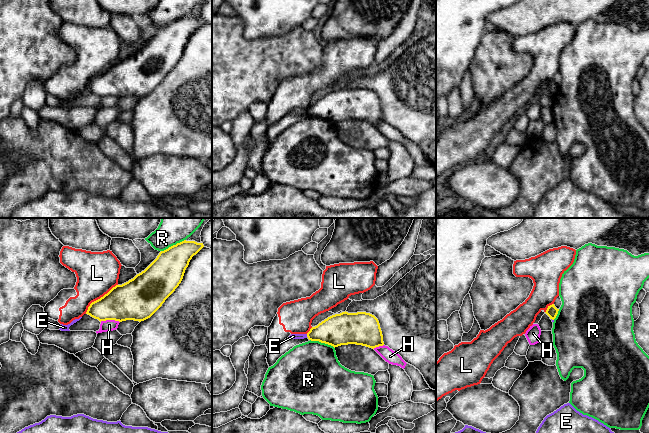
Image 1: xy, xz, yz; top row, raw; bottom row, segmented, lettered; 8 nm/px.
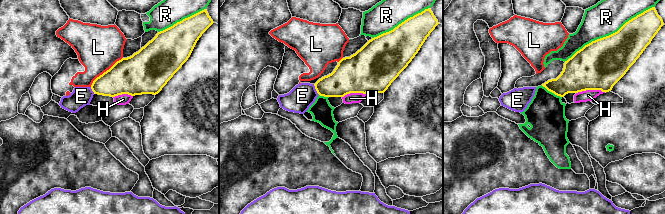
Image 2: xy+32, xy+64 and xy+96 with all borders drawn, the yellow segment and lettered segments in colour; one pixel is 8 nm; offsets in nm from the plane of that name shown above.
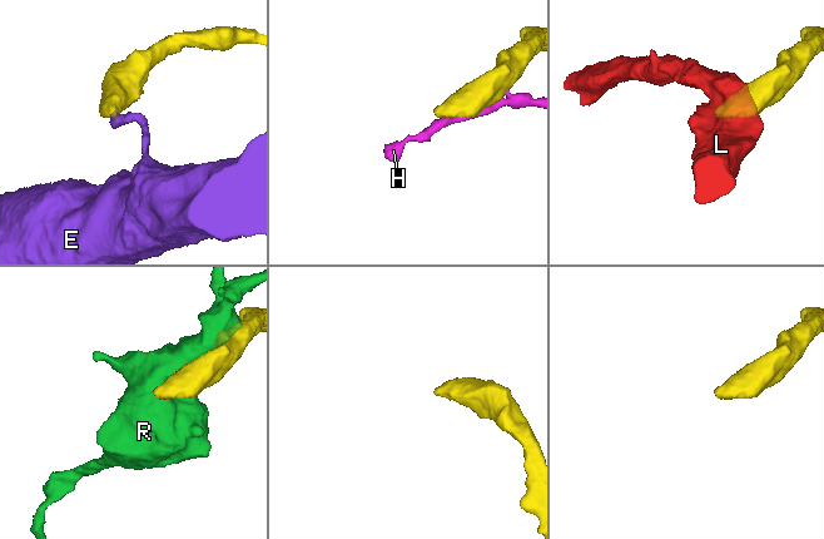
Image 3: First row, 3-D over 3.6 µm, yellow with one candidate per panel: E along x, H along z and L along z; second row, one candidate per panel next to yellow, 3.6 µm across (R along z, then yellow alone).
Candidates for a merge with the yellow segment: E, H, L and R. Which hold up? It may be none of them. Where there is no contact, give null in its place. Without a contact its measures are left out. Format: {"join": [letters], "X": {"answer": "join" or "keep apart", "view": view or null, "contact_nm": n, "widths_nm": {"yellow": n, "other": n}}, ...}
{"join": [], "E": {"answer": "keep apart", "view": "xz", "contact_nm": 30, "widths_nm": {"yellow": 240, "other": 50}}, "H": {"answer": "keep apart", "view": "xy", "contact_nm": 160, "widths_nm": {"yellow": 320, "other": 100}}, "L": {"answer": "keep apart", "view": "xy", "contact_nm": 360, "widths_nm": {"yellow": 300, "other": 340}}, "R": {"answer": "keep apart", "view": "xy", "contact_nm": 220, "widths_nm": {"yellow": 280, "other": 320}}}

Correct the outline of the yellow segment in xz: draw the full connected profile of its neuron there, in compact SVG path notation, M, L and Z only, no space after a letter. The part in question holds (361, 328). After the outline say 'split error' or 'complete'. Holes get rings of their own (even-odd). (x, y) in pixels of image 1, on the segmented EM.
M366 312L335 314L307 333L311 341L319 341L335 347L348 344L369 348L383 346L383 335L378 319Z; complete

